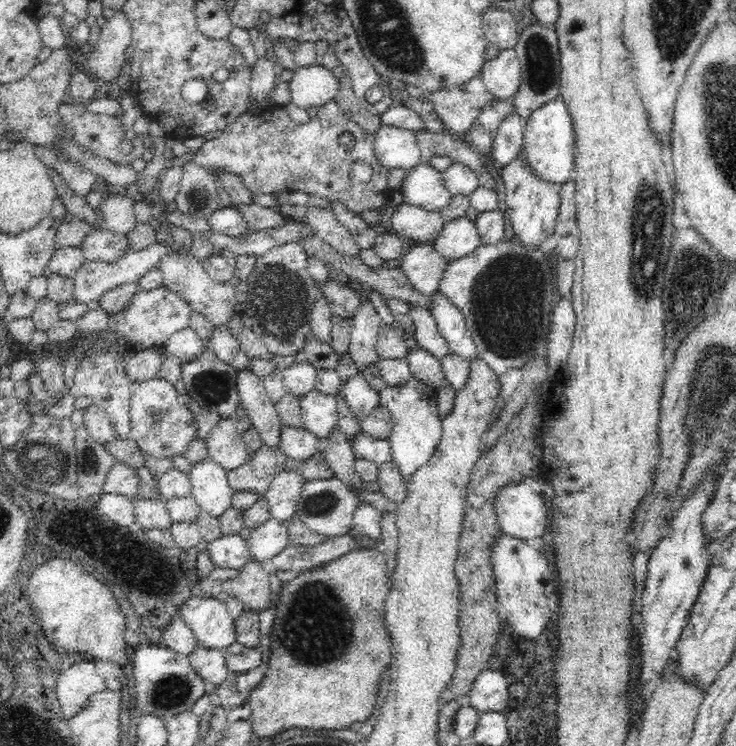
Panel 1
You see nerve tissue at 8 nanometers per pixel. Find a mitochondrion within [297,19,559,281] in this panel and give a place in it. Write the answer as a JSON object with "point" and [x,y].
{"point":[539,54]}

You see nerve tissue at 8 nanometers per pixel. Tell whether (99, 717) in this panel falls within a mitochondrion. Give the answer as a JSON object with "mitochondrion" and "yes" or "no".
{"mitochondrion":"no"}

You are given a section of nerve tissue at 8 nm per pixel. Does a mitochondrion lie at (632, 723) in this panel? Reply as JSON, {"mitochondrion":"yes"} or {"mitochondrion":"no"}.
{"mitochondrion":"no"}

